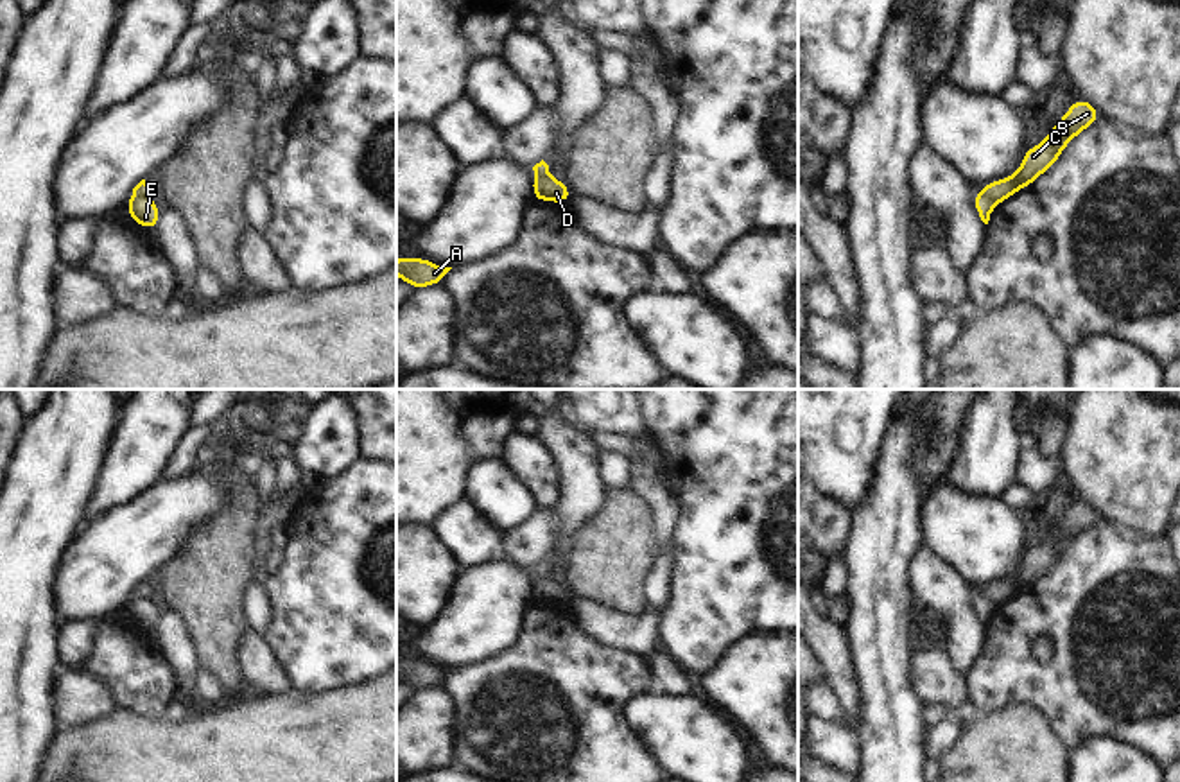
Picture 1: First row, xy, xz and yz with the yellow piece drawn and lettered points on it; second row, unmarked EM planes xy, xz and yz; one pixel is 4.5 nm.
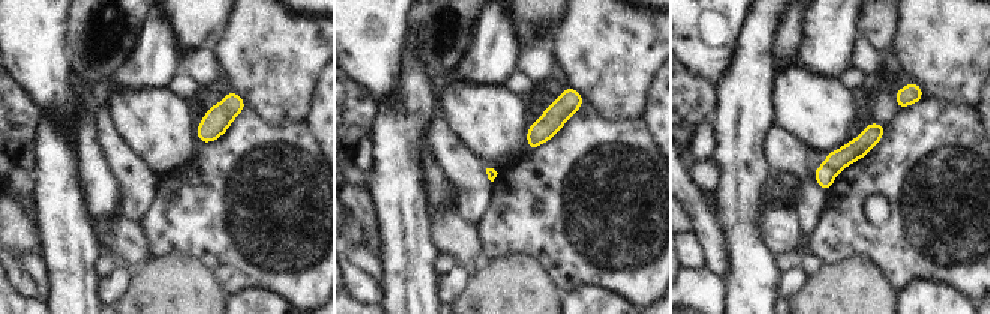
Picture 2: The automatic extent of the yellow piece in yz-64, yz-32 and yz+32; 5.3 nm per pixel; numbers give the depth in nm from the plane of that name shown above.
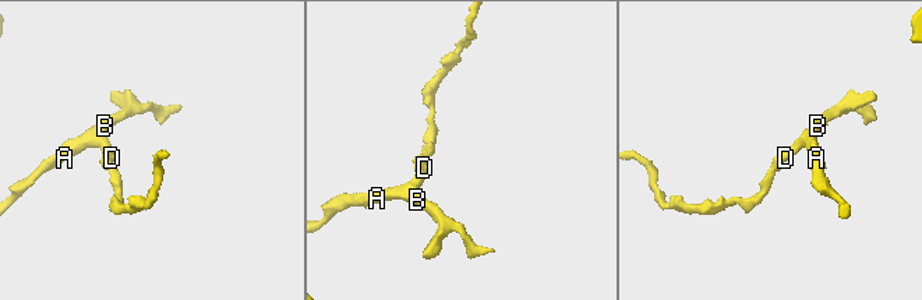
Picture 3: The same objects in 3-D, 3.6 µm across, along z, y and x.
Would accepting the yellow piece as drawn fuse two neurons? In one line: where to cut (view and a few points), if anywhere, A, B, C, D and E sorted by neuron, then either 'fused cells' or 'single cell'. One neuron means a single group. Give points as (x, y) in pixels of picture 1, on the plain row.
xy (133, 596), (149, 599) | A B C D / E | fused cells

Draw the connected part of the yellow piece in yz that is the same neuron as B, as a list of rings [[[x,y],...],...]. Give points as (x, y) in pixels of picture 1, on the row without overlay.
[[[1076,500],[1046,542],[1024,554],[1019,572],[1013,578],[983,586],[983,595],[1002,604],[1020,590],[1033,586],[1040,576],[1056,565],[1067,545],[1098,522],[1096,508],[1085,500]]]

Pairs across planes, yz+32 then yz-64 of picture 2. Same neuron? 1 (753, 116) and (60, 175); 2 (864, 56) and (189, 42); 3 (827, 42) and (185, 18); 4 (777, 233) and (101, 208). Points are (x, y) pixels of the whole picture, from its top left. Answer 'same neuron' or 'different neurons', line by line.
1: same neuron
2: different neurons
3: different neurons
4: different neurons

